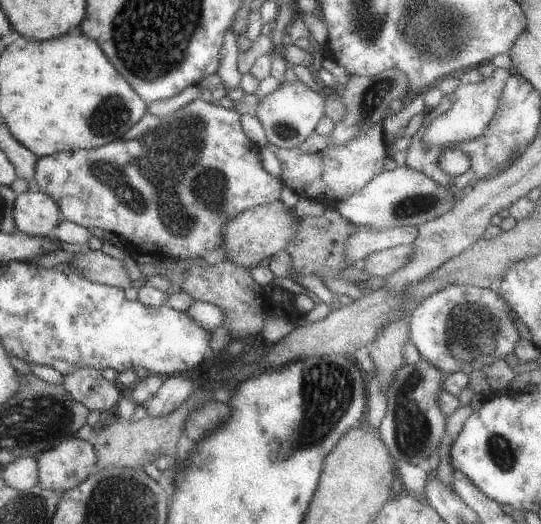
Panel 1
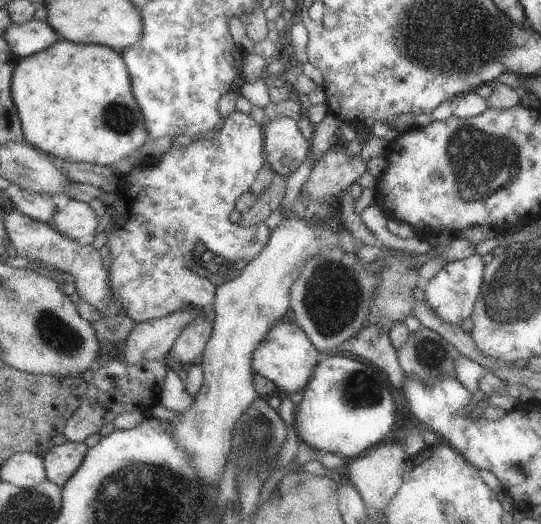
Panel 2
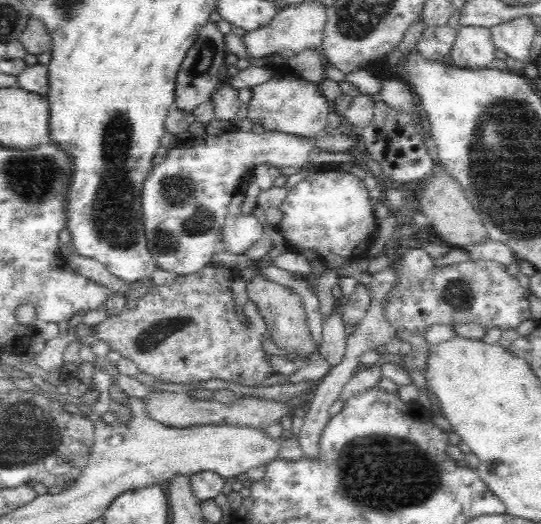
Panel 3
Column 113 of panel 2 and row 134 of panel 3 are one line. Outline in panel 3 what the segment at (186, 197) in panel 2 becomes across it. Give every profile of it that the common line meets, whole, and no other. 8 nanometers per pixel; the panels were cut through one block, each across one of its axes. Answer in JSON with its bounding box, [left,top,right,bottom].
[142,130,330,277]

